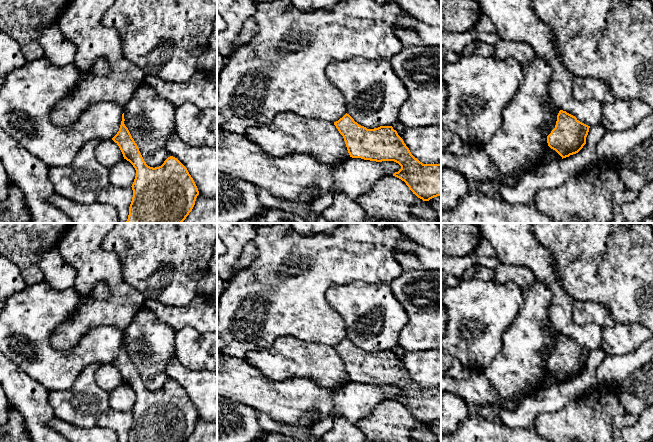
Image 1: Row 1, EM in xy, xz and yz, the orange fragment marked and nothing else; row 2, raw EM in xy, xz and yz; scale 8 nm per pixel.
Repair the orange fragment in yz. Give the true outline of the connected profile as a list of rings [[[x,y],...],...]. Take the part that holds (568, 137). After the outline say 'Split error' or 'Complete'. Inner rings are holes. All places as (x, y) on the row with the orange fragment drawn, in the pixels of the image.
[[[560,110],[555,128],[547,136],[548,146],[561,157],[578,153],[586,144],[590,126],[580,122],[566,111]]]. Complete

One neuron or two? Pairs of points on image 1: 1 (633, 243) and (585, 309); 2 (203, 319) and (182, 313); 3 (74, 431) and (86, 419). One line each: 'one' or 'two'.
1: two
2: one
3: two

